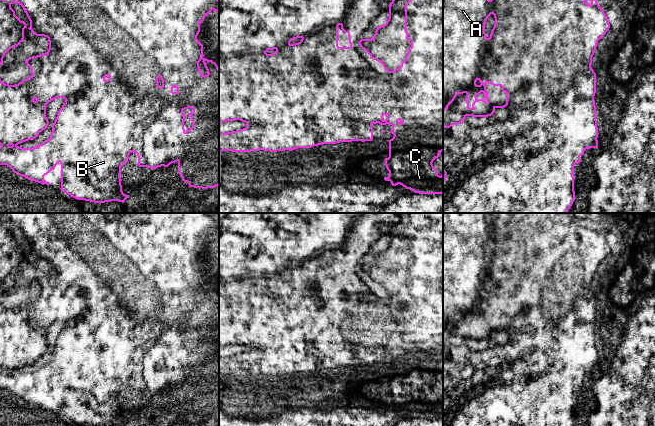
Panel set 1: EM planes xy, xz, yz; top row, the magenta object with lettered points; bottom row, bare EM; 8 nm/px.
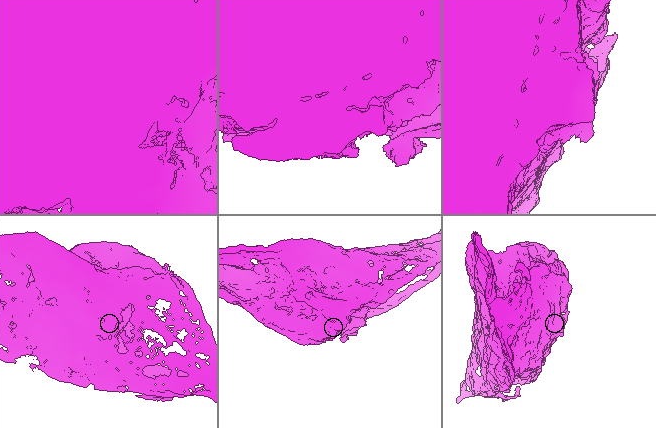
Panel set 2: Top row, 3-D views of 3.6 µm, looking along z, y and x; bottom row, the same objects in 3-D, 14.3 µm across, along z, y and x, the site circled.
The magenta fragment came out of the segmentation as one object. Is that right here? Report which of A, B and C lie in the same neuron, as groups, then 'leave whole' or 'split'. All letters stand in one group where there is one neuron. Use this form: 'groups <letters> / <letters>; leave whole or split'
groups A B / C; split

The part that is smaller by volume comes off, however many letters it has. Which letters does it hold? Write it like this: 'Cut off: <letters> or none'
Cut off: C

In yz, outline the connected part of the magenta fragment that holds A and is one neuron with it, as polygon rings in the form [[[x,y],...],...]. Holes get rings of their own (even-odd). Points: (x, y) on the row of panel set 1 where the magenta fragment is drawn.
[[[443,0],[443,113],[448,106],[454,101],[455,97],[458,94],[466,93],[465,101],[467,103],[467,108],[469,110],[475,110],[475,103],[482,101],[485,104],[489,104],[488,92],[486,89],[486,83],[491,83],[493,86],[501,86],[502,91],[506,93],[506,104],[503,106],[493,106],[493,111],[487,115],[473,115],[465,114],[463,119],[459,122],[451,123],[449,126],[446,126],[443,122],[443,213],[566,213],[572,206],[575,198],[574,191],[574,166],[580,163],[580,156],[584,154],[585,148],[571,148],[570,147],[570,131],[569,130],[547,130],[546,118],[544,116],[545,112],[555,112],[556,115],[561,116],[563,114],[570,113],[572,110],[571,104],[573,102],[584,100],[587,97],[594,97],[596,93],[596,84],[580,84],[578,88],[572,87],[570,85],[571,80],[575,80],[579,76],[596,76],[596,73],[591,67],[592,57],[596,51],[598,41],[606,34],[610,28],[608,18],[604,13],[603,9],[599,6],[597,0],[589,0],[591,3],[587,4],[586,0]],[[493,14],[495,18],[495,24],[491,31],[490,37],[486,37],[485,33],[485,23],[488,17]],[[494,122],[496,128],[502,128],[503,131],[500,133],[497,138],[497,144],[495,148],[477,148],[475,146],[475,133],[478,127],[482,127]]]

